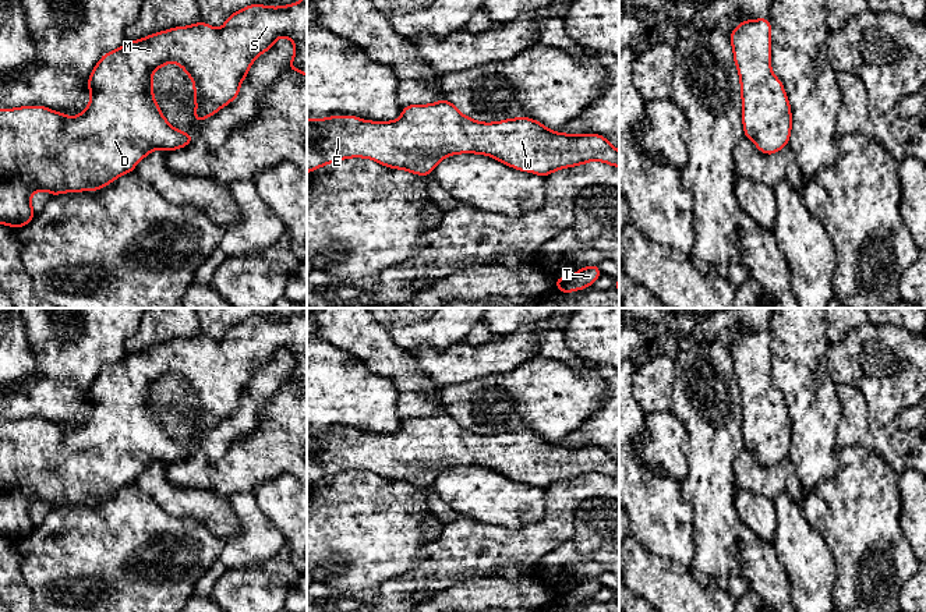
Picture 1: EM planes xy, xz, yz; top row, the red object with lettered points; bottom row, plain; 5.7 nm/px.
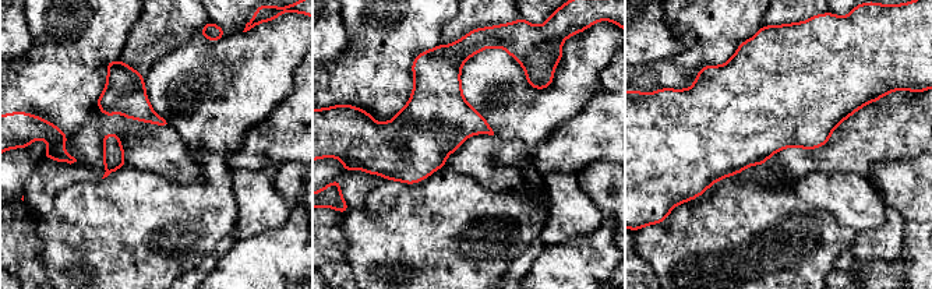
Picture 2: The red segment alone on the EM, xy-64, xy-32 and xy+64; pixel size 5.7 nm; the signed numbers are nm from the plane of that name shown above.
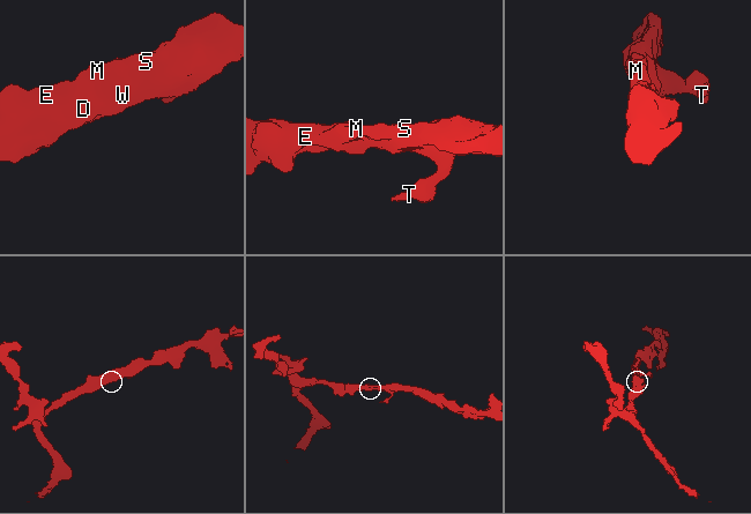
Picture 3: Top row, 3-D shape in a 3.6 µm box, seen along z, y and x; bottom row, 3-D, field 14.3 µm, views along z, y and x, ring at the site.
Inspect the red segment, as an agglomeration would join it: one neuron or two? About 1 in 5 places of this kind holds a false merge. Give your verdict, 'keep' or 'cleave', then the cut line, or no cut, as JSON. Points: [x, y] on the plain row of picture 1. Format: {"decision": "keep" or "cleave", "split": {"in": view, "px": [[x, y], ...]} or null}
{"decision": "keep", "split": null}

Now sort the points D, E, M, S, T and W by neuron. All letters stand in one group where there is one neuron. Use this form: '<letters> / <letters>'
D E M S T W

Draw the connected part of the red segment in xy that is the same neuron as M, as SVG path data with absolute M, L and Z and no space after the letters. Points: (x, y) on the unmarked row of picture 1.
M305 308L301 314L294 316L287 316L283 319L268 319L262 316L251 316L229 328L229 330L226 332L225 337L220 342L215 342L209 339L206 335L199 333L198 336L194 336L190 339L177 339L173 342L152 346L141 353L127 354L124 358L119 360L114 364L107 364L106 367L102 368L102 371L95 378L93 383L88 390L91 413L88 420L78 428L68 429L63 425L53 424L49 420L45 420L40 417L0 422L0 537L7 537L11 540L24 540L26 535L29 535L35 528L35 524L31 516L31 509L35 503L47 503L52 507L60 507L61 505L95 503L109 498L121 487L132 485L135 477L155 461L176 463L179 460L190 457L194 446L185 446L181 442L173 441L169 436L169 434L163 429L160 421L158 420L156 411L152 407L155 401L152 397L152 388L158 381L163 379L167 375L177 375L180 379L184 381L190 392L194 393L192 408L197 417L194 422L194 432L195 435L201 435L204 431L213 428L223 418L233 414L238 408L240 396L244 393L247 385L250 383L252 374L264 364L268 364L275 357L276 351L282 349L289 350L296 360L296 364L291 369L287 383L296 382L307 389L307 308Z

